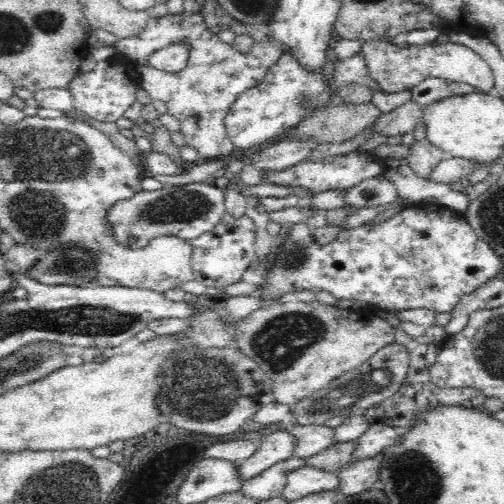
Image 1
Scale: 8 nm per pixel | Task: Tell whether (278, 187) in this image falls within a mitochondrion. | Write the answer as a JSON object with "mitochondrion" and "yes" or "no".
{"mitochondrion":"no"}

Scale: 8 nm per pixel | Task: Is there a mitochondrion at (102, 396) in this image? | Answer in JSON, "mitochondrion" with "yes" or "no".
{"mitochondrion":"no"}

